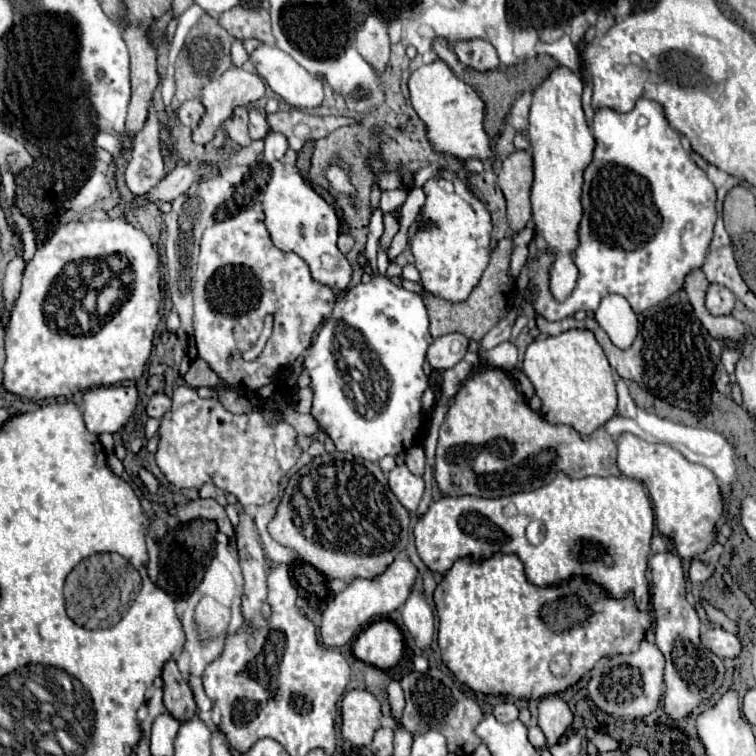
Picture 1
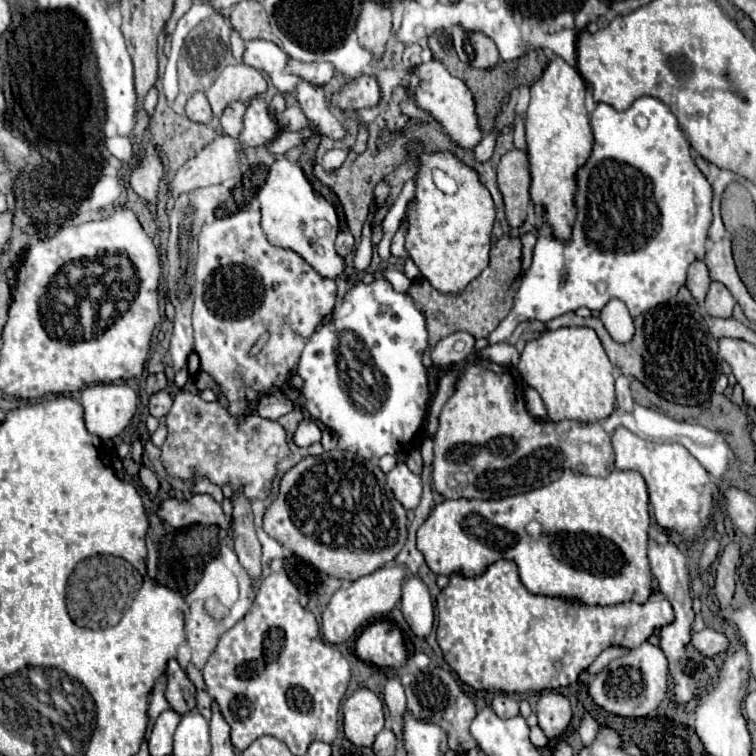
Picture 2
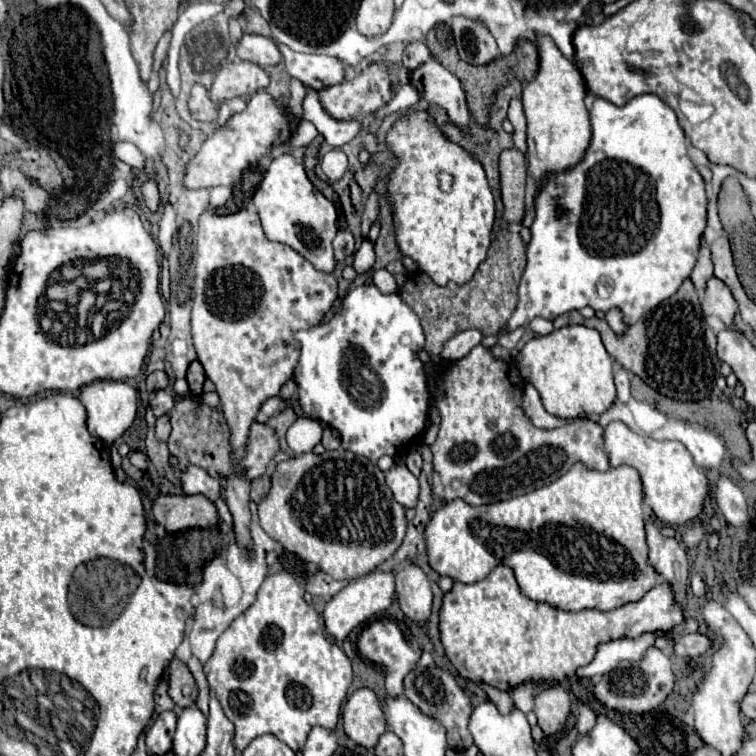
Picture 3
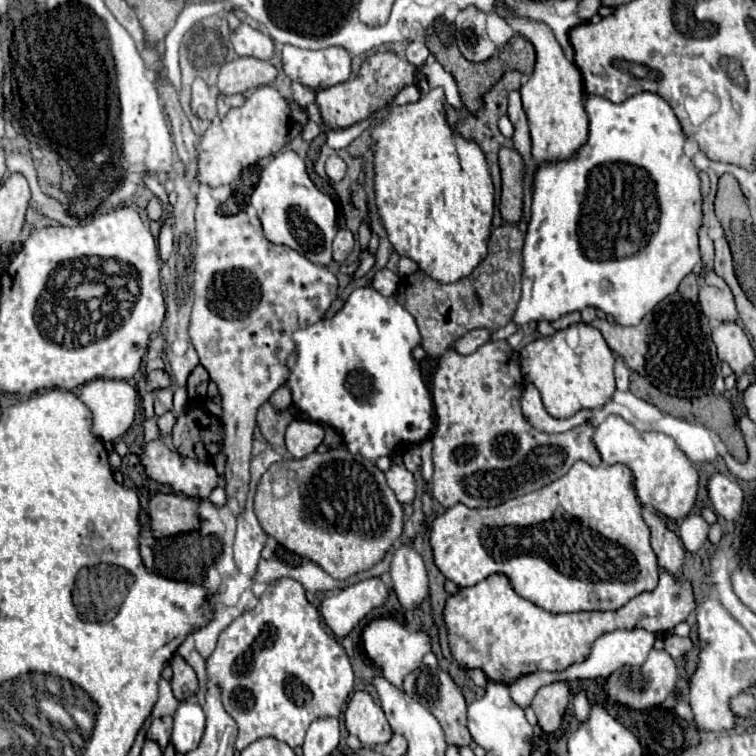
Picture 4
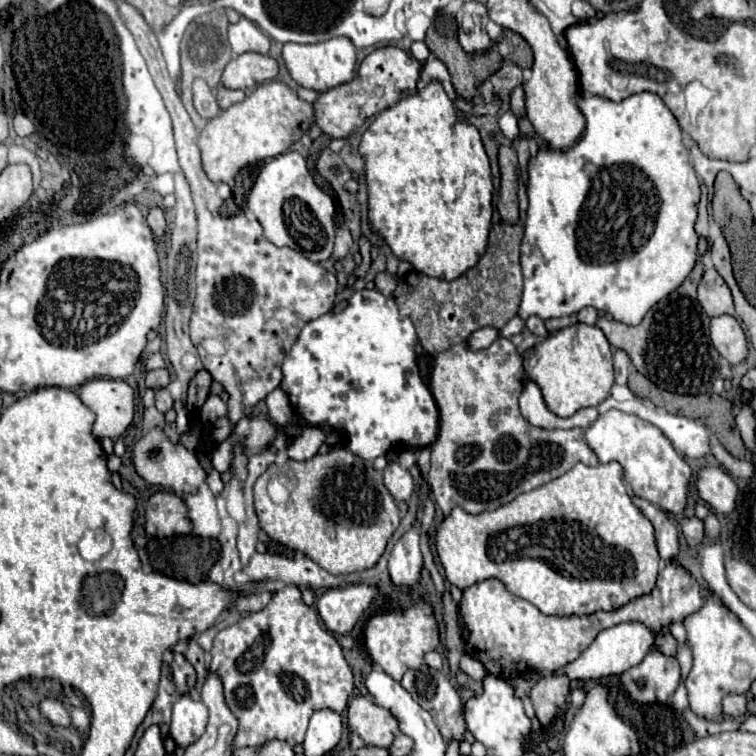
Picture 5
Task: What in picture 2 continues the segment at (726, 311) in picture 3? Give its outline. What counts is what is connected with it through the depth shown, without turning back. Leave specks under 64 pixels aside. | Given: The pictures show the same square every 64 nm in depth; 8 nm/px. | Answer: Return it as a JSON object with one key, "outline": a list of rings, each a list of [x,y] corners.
{"outline":[[[720,282],[710,284],[708,296],[706,296],[706,312],[710,316],[730,318],[734,304],[736,304],[736,300],[734,300],[734,296],[728,292],[728,288],[724,284],[720,284]]]}

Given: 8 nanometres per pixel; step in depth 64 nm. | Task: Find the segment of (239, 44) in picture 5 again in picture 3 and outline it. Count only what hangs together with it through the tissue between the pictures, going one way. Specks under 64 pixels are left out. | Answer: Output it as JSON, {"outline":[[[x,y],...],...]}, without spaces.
{"outline":[[[244,34],[238,46],[238,56],[246,62],[254,62],[260,66],[278,66],[282,64],[282,52],[274,44],[274,40],[254,34]]]}

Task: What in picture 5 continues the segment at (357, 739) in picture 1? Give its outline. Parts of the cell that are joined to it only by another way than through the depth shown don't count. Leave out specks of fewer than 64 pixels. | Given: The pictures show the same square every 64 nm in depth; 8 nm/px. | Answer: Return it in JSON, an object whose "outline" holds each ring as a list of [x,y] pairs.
{"outline":[[[356,696],[348,704],[348,728],[368,744],[388,748],[398,734],[396,720],[366,696]]]}

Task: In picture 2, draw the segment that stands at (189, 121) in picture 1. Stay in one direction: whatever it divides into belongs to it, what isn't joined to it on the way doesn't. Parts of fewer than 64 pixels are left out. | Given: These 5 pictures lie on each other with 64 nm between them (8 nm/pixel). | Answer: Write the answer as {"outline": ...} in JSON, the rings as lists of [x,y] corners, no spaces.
{"outline":[[[202,92],[194,94],[188,102],[186,102],[186,116],[194,122],[204,122],[208,124],[212,120],[212,110],[210,110],[210,104],[206,100],[206,96]]]}

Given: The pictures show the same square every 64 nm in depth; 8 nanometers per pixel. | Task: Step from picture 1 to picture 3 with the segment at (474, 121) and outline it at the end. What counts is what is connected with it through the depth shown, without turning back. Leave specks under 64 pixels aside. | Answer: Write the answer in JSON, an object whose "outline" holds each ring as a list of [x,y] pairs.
{"outline":[[[432,58],[418,66],[412,72],[410,82],[416,86],[420,98],[424,98],[428,104],[444,108],[452,124],[456,124],[462,132],[470,130],[472,114],[468,110],[464,86],[438,60]]]}

